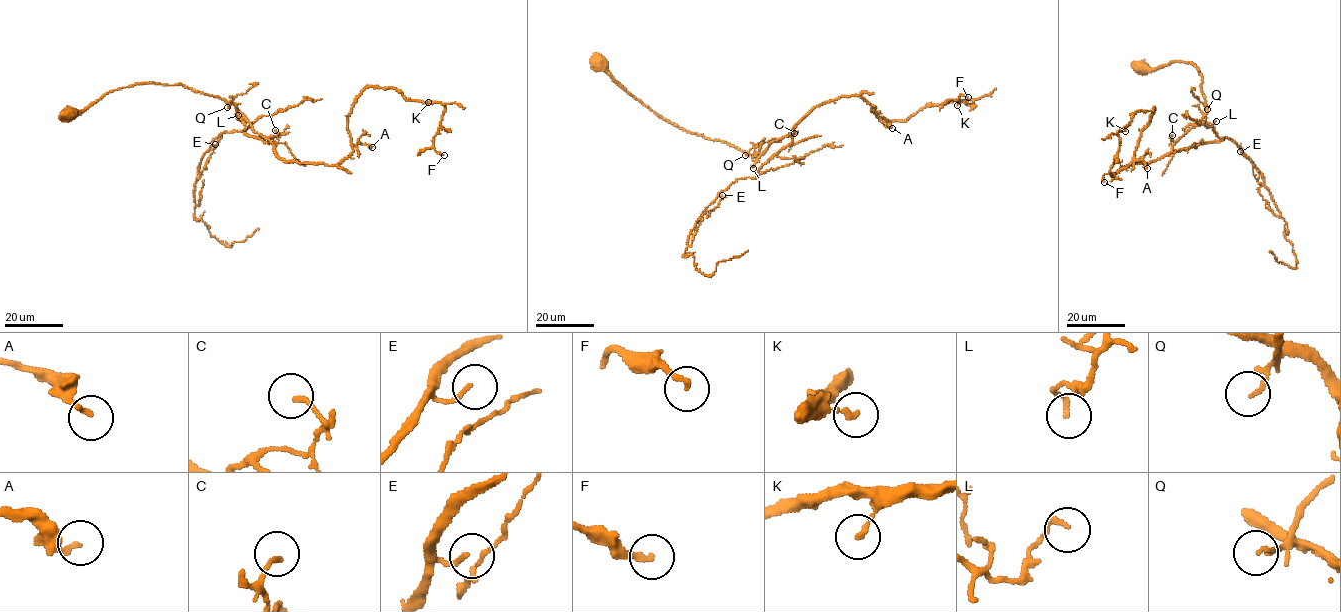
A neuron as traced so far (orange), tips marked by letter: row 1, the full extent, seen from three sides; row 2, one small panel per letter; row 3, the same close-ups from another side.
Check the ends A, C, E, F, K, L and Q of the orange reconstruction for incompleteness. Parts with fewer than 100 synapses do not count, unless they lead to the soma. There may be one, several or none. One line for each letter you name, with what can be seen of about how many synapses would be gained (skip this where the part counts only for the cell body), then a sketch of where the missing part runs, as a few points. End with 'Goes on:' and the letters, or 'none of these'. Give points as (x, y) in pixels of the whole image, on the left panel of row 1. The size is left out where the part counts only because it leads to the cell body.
Goes on: none of these

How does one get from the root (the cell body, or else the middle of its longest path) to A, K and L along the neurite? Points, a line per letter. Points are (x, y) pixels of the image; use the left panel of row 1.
A: (67, 115), (135, 84), (181, 84), (231, 103), (285, 160), (336, 165), (354, 145), (372, 147)
K: (67, 115), (181, 84), (231, 103), (281, 158), (336, 165), (366, 88), (428, 102)
L: (67, 115), (85, 110), (109, 92), (155, 83), (217, 96), (234, 105), (243, 116), (240, 120), (238, 115)

